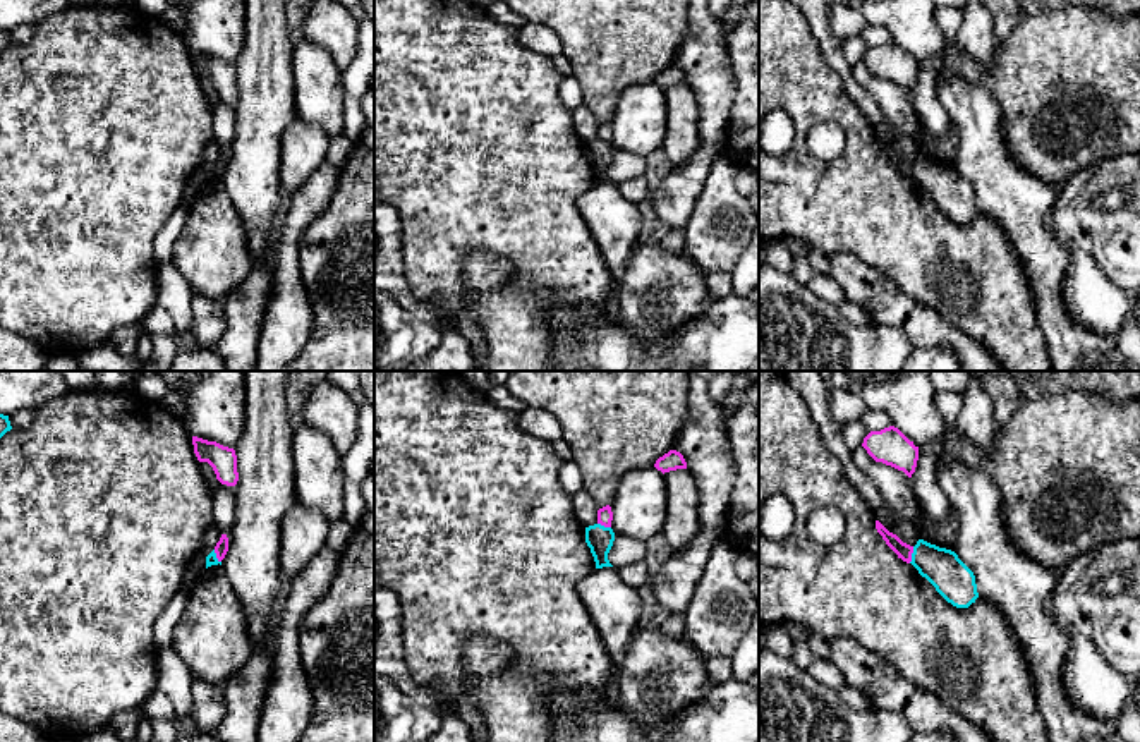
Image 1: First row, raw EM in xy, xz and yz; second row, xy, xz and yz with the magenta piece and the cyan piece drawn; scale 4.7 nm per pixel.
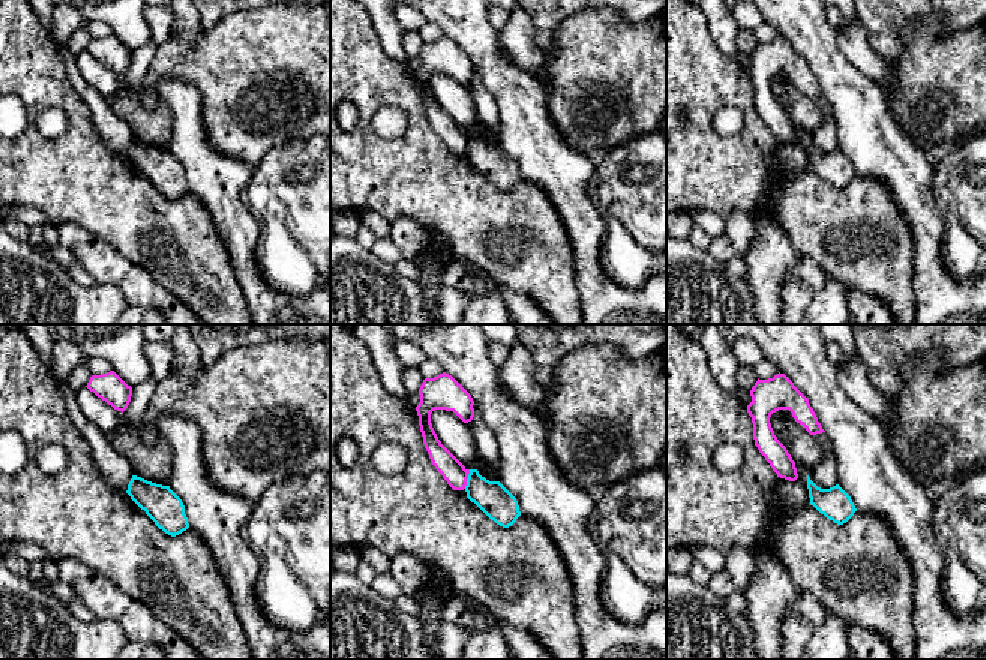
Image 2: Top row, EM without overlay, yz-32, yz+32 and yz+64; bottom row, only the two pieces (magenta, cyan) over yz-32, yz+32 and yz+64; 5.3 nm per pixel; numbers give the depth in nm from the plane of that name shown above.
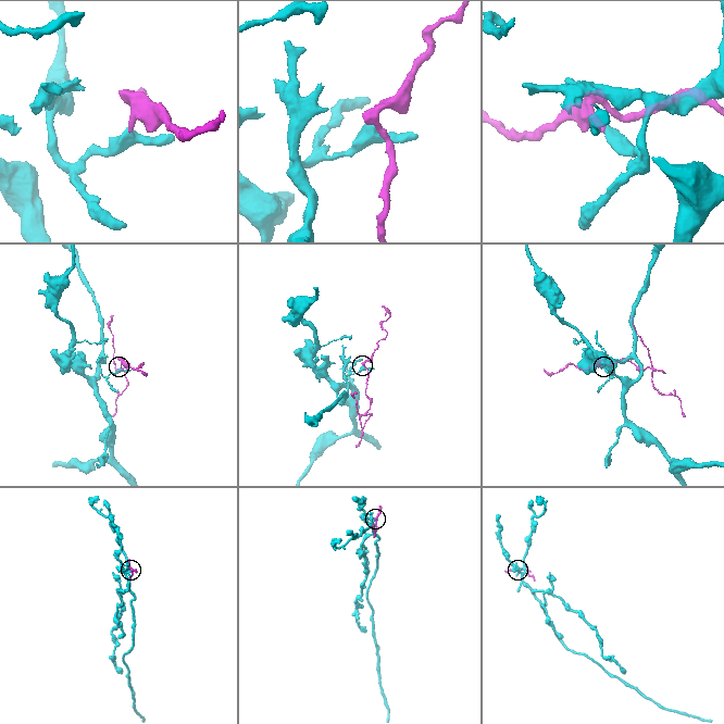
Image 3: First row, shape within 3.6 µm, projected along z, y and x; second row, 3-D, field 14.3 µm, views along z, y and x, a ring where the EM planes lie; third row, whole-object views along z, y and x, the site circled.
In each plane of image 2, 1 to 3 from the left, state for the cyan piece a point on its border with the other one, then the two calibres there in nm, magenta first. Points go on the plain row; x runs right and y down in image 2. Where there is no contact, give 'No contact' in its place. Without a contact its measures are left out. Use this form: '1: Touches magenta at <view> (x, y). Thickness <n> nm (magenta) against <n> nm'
1: No contact
2: Touches magenta at yz+32 (465, 143). Thickness 120 nm (magenta) against 180 nm
3: No contact

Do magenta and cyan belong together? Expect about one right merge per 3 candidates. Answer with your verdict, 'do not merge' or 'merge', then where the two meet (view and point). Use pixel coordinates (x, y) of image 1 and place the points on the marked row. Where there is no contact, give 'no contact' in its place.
do not merge; contact yz (910, 555)

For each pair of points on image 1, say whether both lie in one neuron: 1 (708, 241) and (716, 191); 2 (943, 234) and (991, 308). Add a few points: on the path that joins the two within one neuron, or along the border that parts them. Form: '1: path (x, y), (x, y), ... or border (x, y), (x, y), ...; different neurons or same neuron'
1: path (708, 229), (708, 217), (716, 203); same neuron
2: path (962, 253), (982, 272), (986, 289); same neuron

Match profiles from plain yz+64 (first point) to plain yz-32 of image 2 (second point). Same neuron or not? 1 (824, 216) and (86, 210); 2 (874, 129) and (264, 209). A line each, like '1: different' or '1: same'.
1: same
2: different

